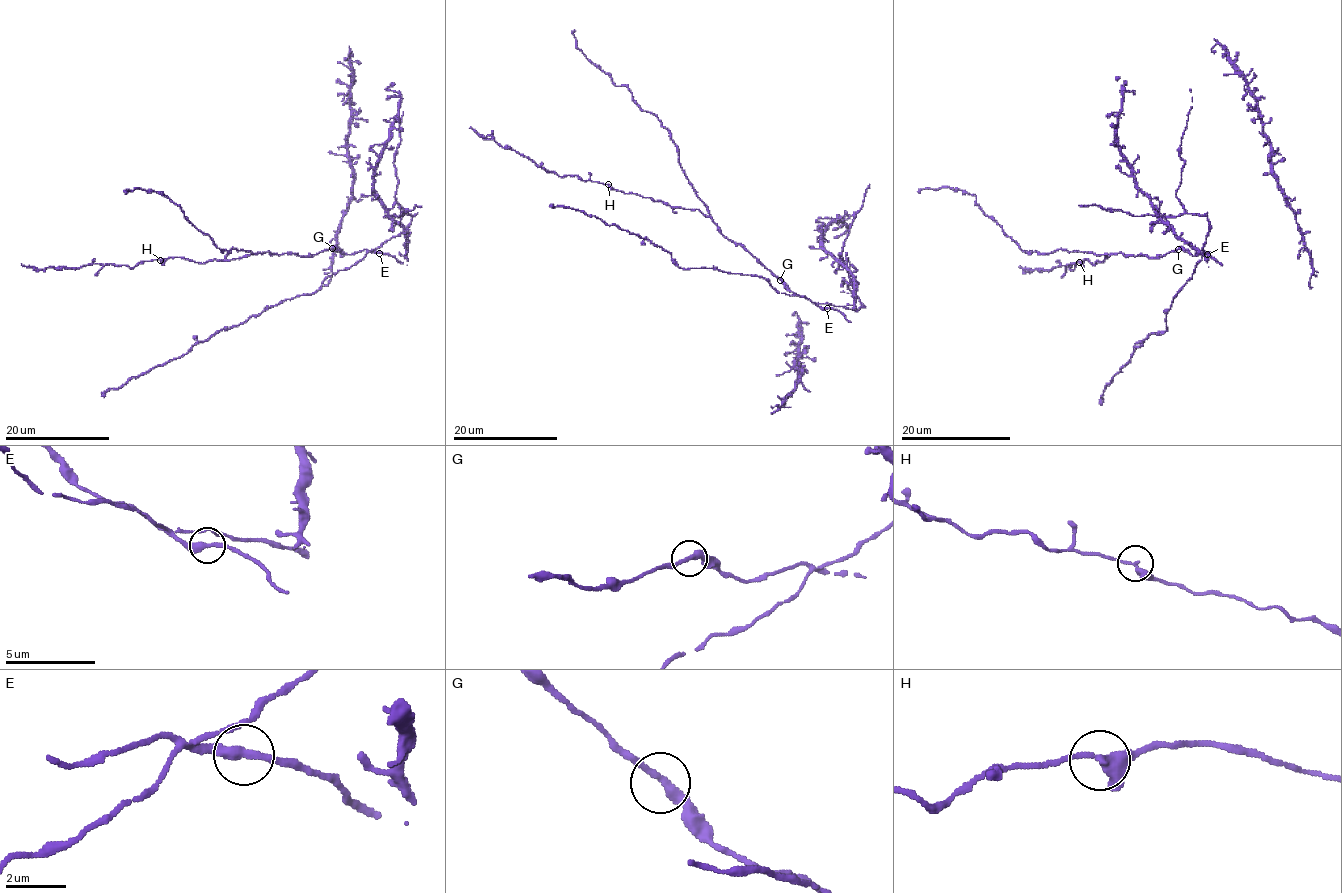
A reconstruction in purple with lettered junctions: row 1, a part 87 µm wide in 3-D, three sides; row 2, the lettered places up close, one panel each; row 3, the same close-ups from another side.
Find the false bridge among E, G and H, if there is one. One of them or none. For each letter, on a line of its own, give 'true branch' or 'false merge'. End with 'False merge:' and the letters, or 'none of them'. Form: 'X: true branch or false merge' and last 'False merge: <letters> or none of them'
E: true branch
G: true branch
H: true branch
False merge: none of them

